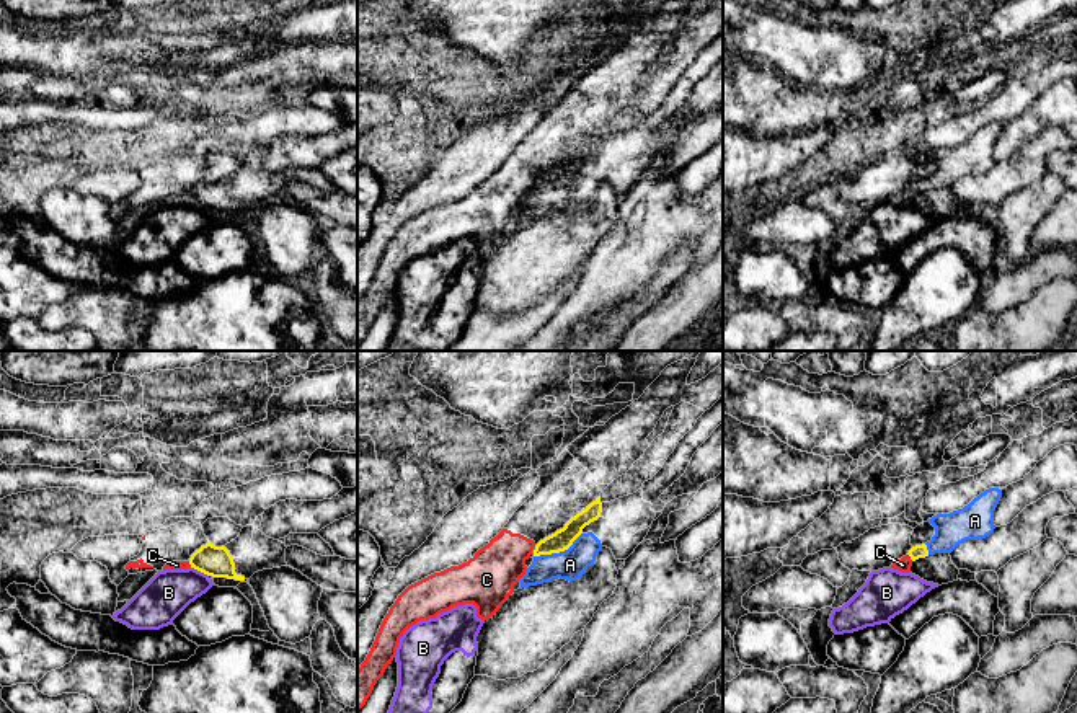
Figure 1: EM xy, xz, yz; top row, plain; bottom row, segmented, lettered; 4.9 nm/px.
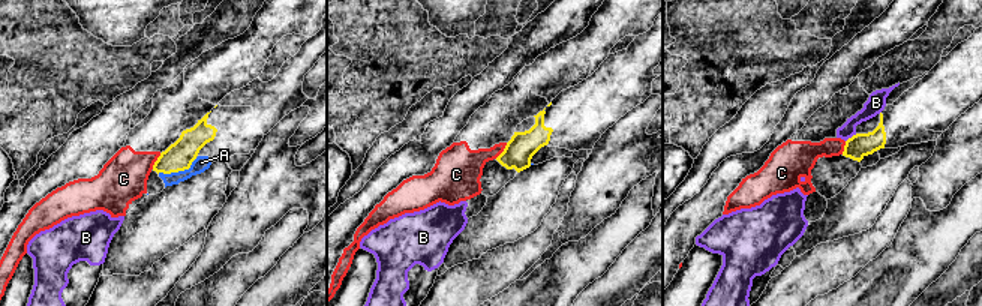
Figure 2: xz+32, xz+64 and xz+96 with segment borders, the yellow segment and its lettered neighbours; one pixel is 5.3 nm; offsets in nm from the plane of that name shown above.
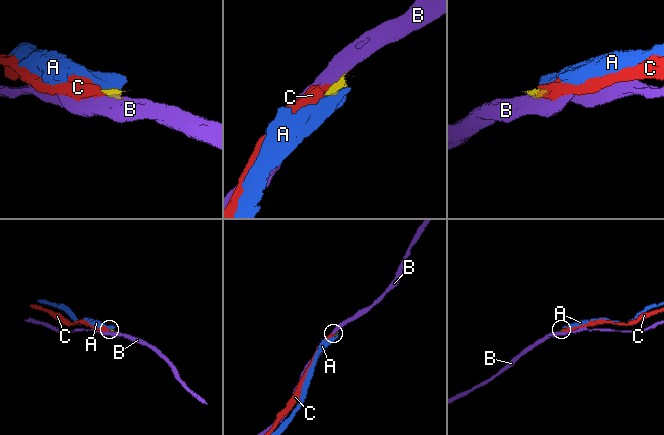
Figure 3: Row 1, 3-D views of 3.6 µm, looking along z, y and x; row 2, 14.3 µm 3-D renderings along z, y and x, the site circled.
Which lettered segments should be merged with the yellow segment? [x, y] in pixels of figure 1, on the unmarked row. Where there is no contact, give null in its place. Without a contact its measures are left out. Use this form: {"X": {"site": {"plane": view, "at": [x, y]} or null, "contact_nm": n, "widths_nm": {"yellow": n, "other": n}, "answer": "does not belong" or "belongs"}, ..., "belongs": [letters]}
{"A": {"site": {"plane": "xz", "at": [558, 186]}, "contact_nm": 260, "widths_nm": {"yellow": 100, "other": 150}, "answer": "belongs"}, "B": {"site": {"plane": "xy", "at": [199, 204]}, "contact_nm": 100, "widths_nm": {"yellow": 150, "other": 220}, "answer": "does not belong"}, "C": {"site": {"plane": "yz", "at": [909, 190]}, "contact_nm": 50, "widths_nm": {"yellow": 70, "other": 70}, "answer": "does not belong"}, "belongs": ["A"]}

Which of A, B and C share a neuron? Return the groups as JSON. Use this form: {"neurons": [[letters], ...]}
{"neurons": [["A"], ["B"], ["C"]]}

